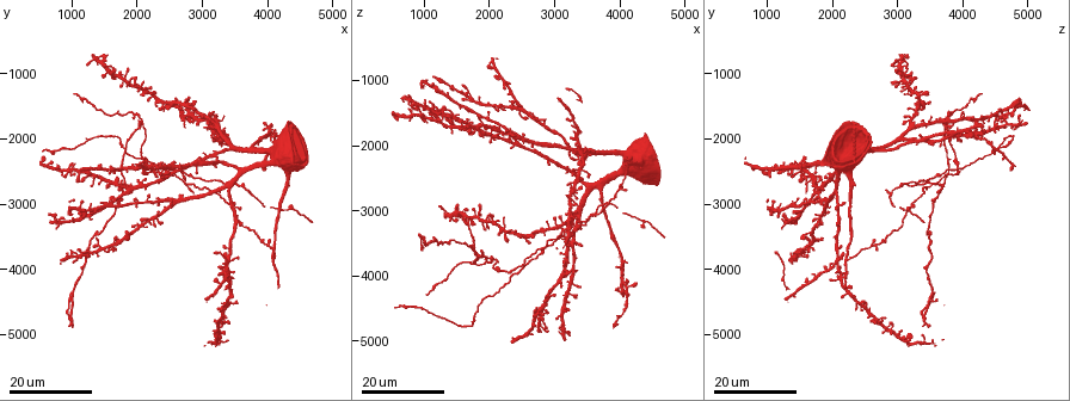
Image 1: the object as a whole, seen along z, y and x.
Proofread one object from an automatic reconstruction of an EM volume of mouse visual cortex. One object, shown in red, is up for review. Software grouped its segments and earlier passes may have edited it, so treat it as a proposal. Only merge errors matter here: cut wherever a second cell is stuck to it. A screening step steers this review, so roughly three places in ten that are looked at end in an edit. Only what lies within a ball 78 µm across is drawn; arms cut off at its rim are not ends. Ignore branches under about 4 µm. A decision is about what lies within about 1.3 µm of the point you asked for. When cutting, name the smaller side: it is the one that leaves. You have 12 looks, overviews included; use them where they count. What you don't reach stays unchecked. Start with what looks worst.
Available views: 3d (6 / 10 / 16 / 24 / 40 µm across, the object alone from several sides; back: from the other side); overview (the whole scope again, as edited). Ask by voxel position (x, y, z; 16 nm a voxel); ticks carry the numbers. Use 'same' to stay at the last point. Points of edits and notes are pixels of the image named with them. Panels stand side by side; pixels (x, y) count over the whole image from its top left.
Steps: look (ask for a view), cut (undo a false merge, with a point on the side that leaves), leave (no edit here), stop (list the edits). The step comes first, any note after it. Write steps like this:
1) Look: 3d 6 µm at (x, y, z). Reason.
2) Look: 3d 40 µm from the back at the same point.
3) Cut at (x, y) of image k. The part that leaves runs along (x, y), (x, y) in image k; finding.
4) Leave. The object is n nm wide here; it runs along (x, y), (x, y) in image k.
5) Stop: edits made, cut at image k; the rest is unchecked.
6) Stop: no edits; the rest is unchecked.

Look: 3d 24 µm at (2350, 2450, 3950). Looks like a crossing.

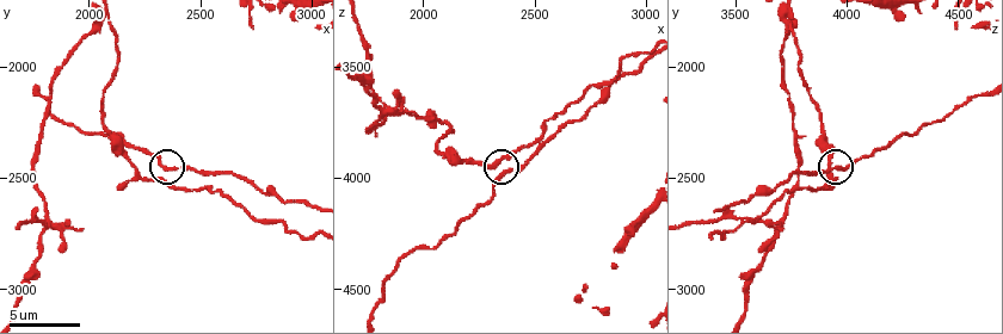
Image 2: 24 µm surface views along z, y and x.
Look: 3d 6 µm at (2320, 2500, 3950). Zoom in.

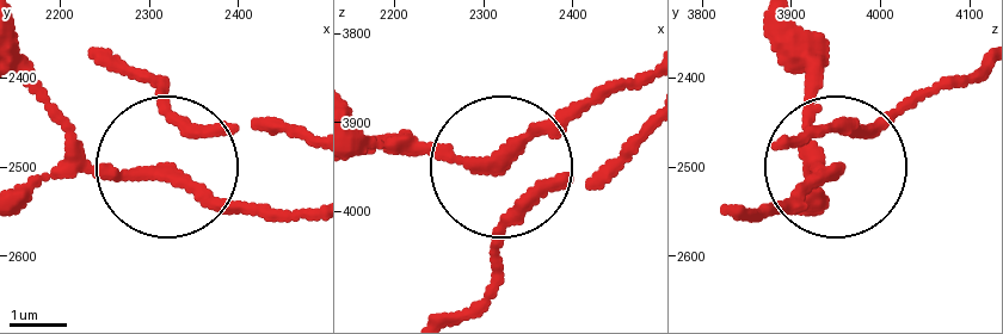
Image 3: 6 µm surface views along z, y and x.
Leave. 4 arms meet here; it runs along (313, 216), (213, 202), (174, 173), (198, 131), (280, 122) in image 3; continuous, no second cell.

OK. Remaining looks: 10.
Look: 3d 16 µm at (2700, 2450, 1500). Three-way junction.

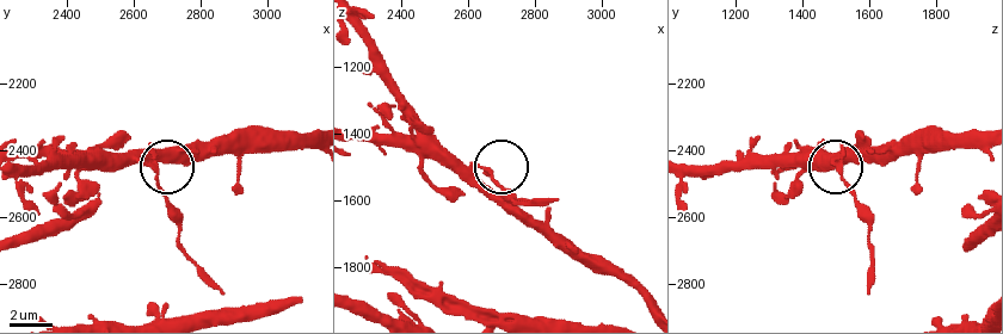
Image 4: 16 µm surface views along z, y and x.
Look: 3d 10 µm at (2650, 2440, 1510).

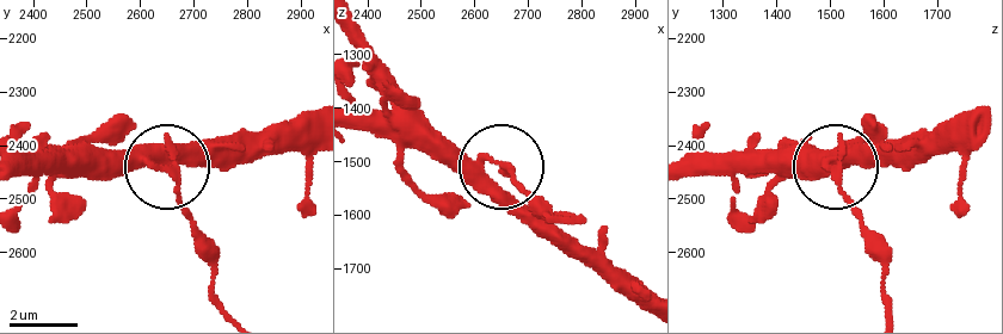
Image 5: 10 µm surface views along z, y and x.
Cut at (178, 205) of image 5. 3 arms meet here; the part that leaves runs along (158, 168), (192, 220), (223, 314) in image 5; a second cell is stuck on.

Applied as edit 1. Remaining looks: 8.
Look: 3d 16 µm at (4050, 3850, 2250). Branch point.

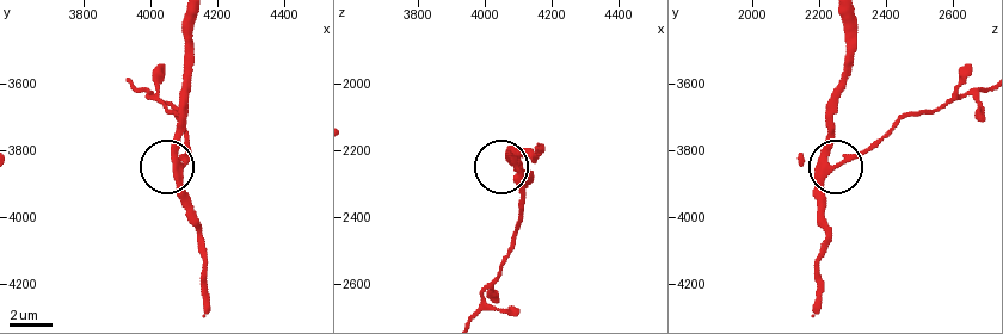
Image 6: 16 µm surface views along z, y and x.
Look: 3d 6 µm at (4090, 3850, 2250).

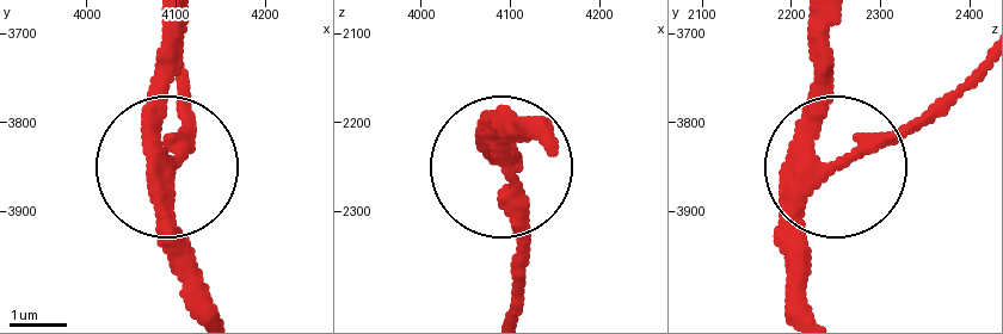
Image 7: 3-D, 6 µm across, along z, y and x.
Look: 3d 6 µm from the back at (4090, 3855, 2240). From behind.

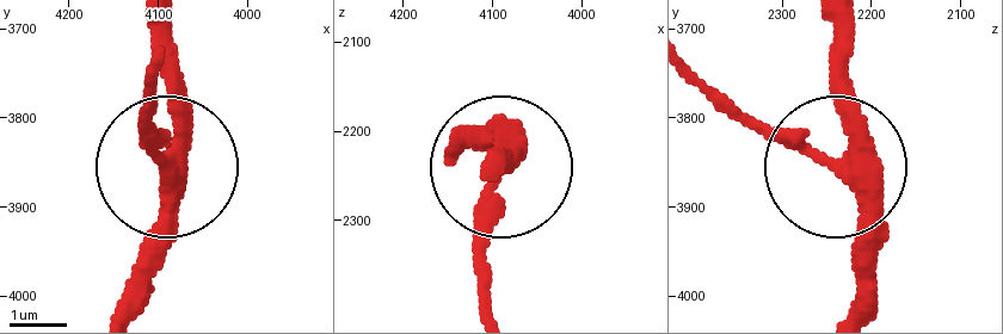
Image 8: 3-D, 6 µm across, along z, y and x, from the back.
Leave. It runs along (162, 22), (172, 164), (158, 288) in image 8; all the same cell.

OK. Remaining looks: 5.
Look: 3d 10 µm at (2030, 1800, 3720).

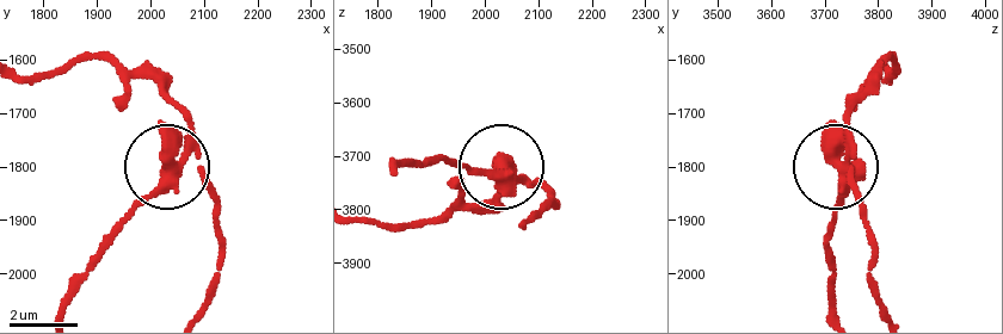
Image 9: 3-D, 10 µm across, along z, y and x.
Look: 3d 10 µm from the back at (2030, 1805, 3725).

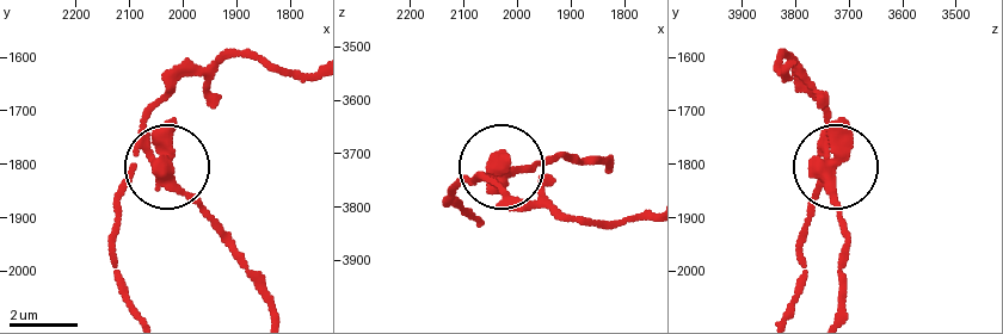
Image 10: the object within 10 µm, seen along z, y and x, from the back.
Cut at (157, 190) of image 10. The object is 480 nm wide here; the part that leaves runs along (146, 143), (155, 166), (207, 217), (269, 311) in image 10; two cells meet here.

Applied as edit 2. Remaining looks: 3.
Look: overview.

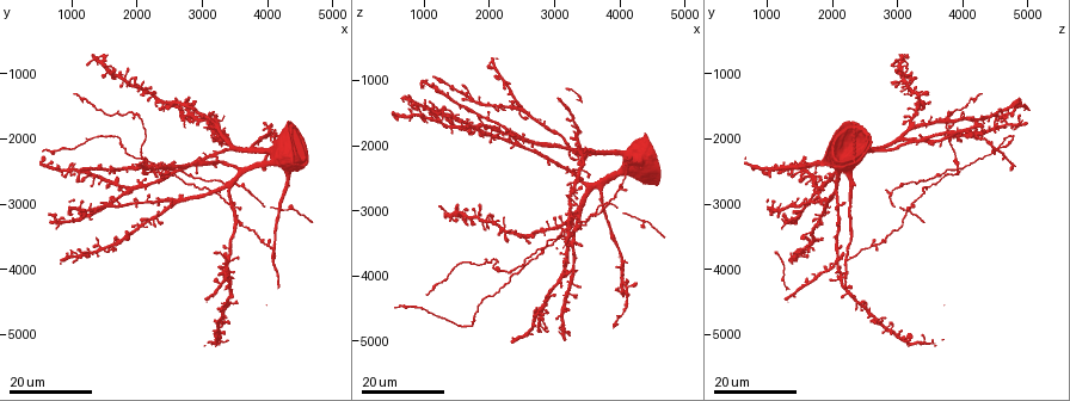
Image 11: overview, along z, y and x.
Look: 3d 24 µm at (3750, 2800, 2900). Thin neck.

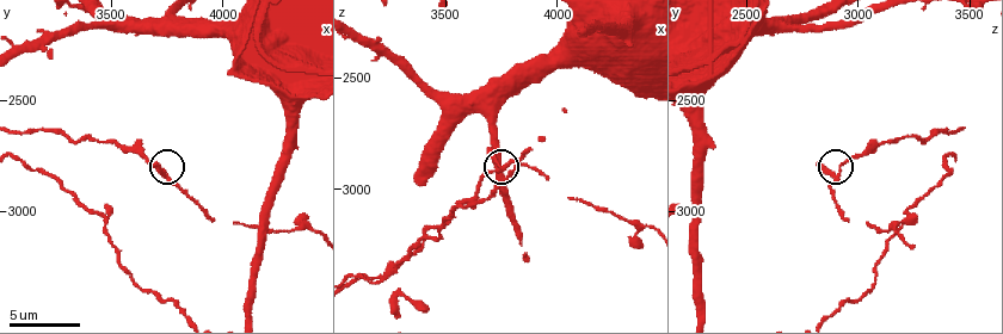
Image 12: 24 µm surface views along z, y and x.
Look: 3d 6 µm at (3710, 2810, 2920). Closer look.

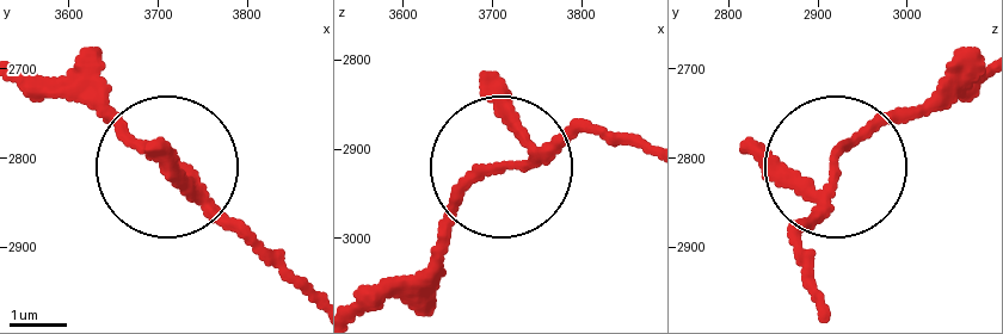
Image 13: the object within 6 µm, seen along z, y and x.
Leave. The object is 110 nm wide here; it runs along (30, 78), (129, 125), (268, 264) in image 13; continuous, no second cell.

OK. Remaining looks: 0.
Stop: edits made, cut at image 5, cut at image 10; the rest is unchecked.

